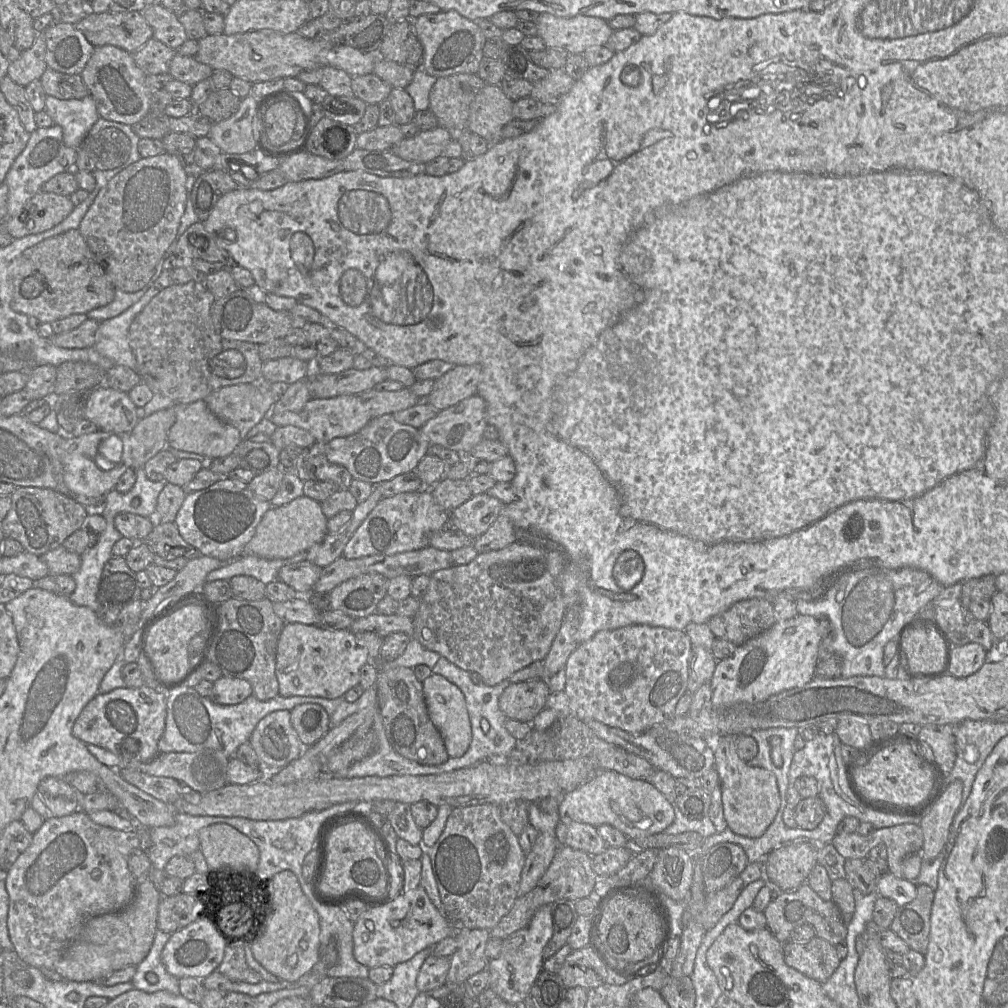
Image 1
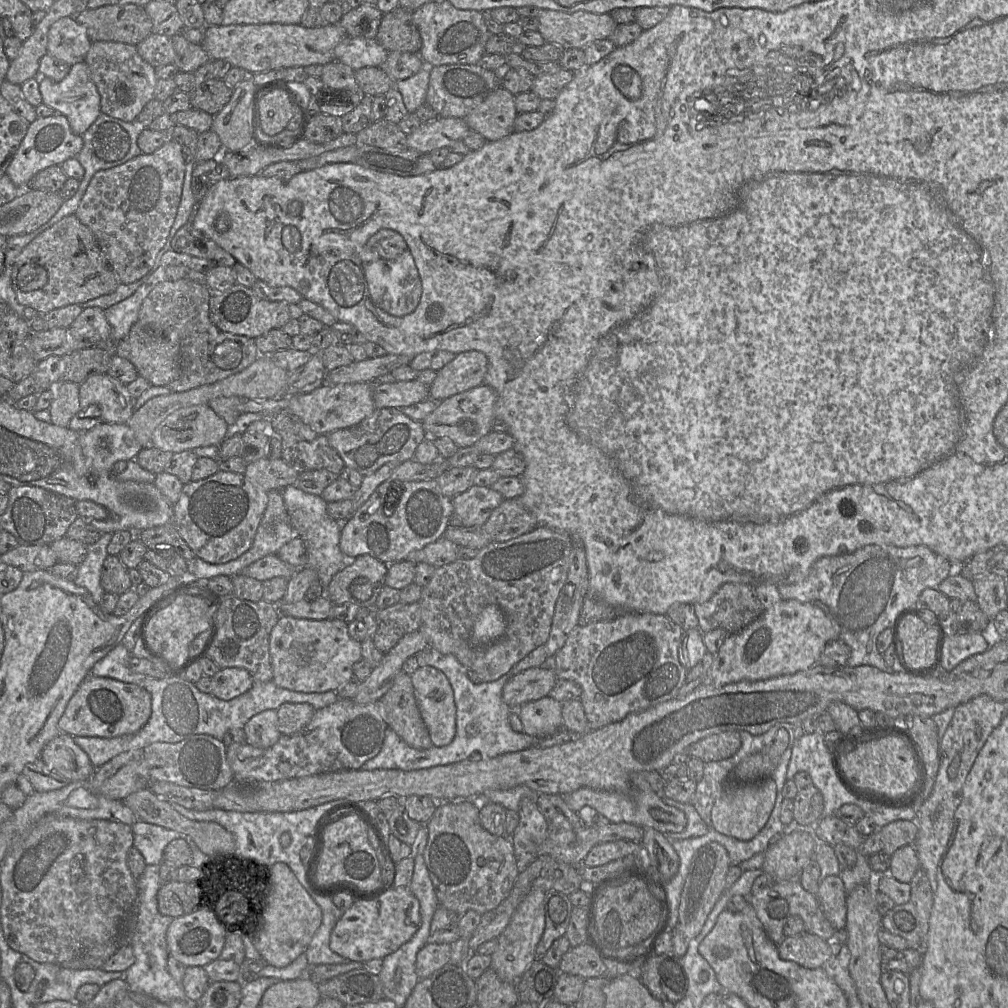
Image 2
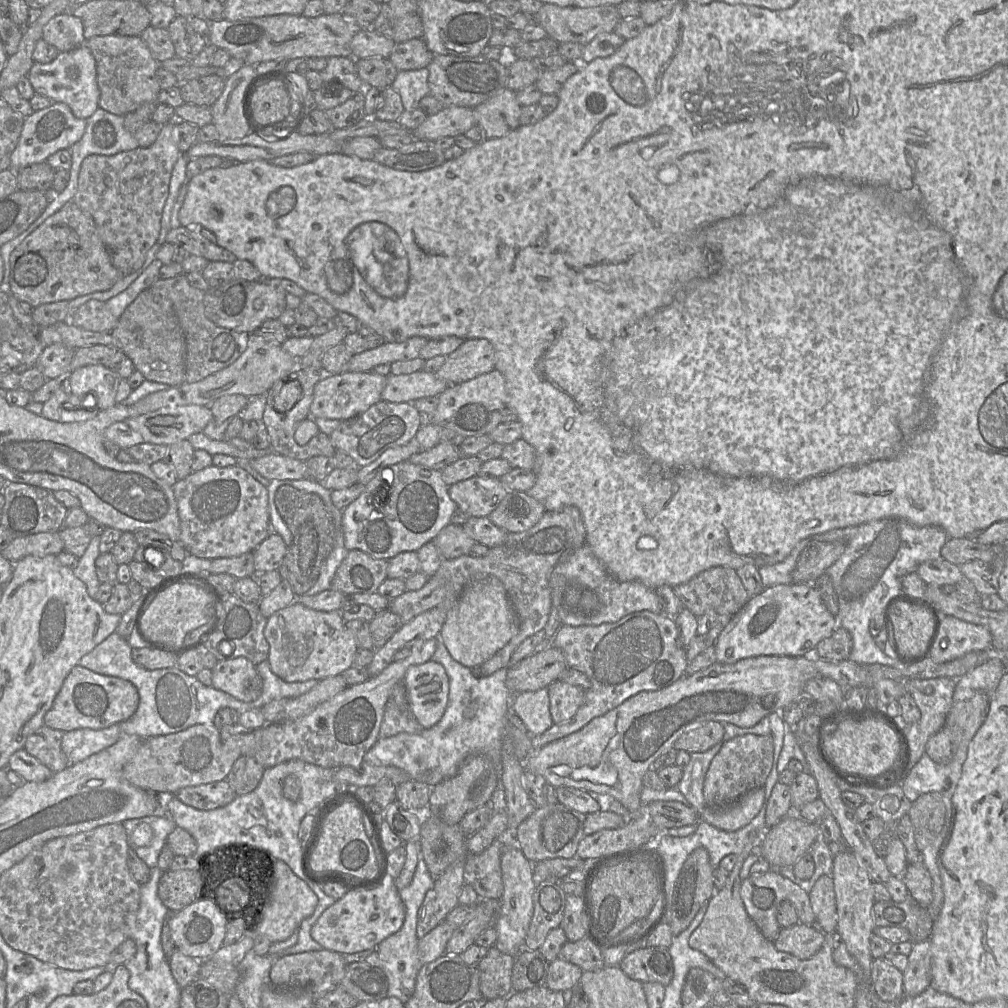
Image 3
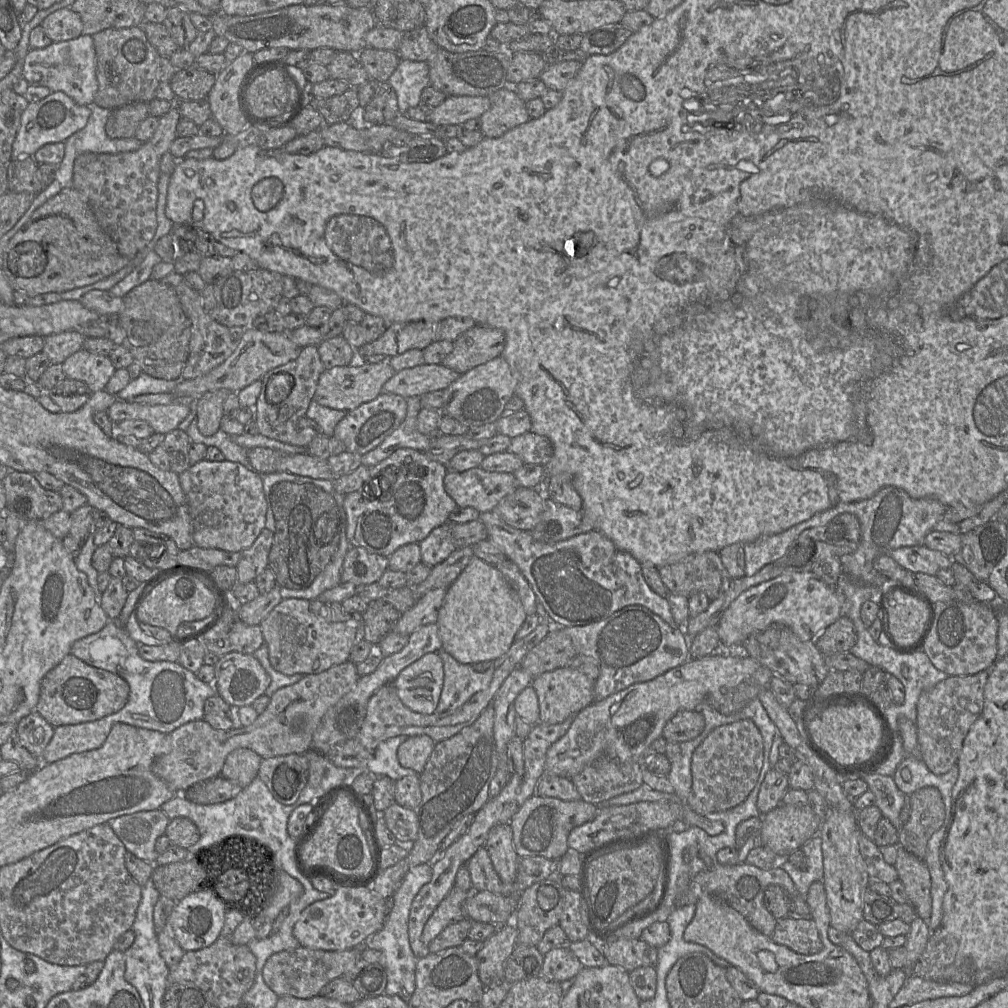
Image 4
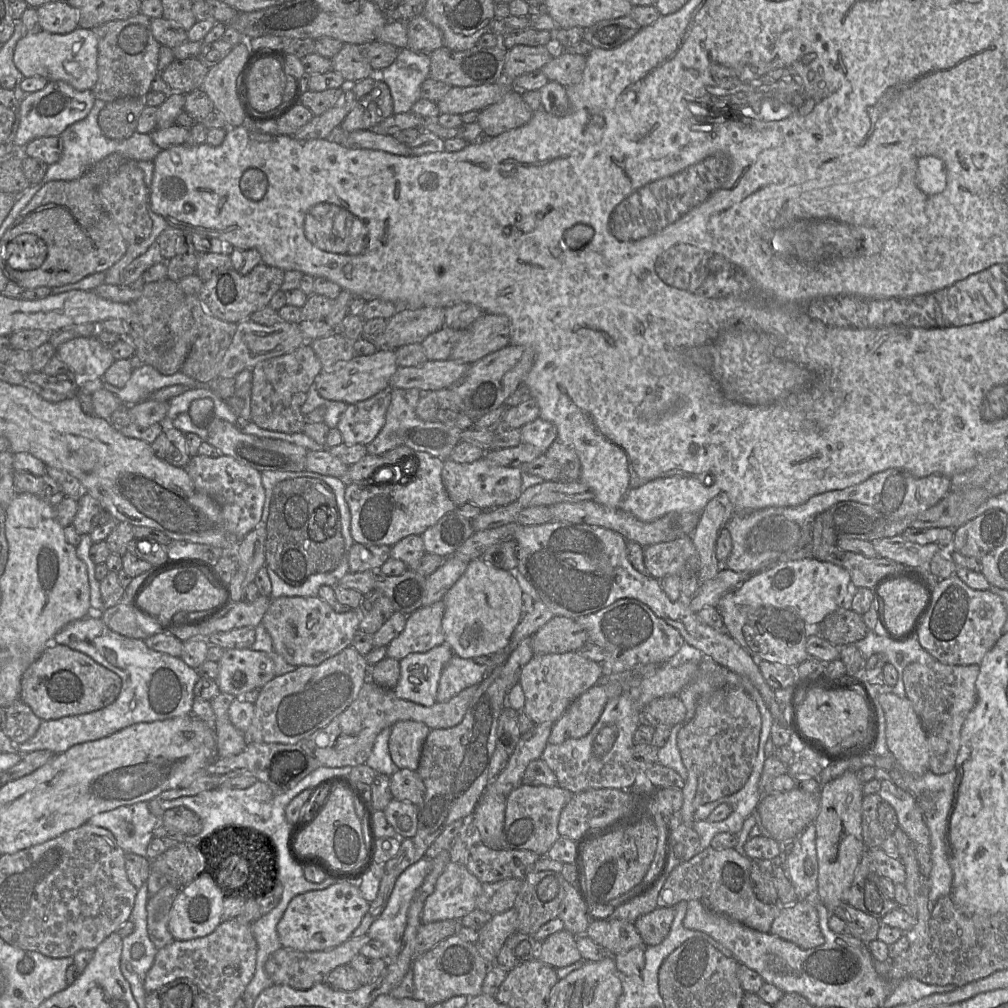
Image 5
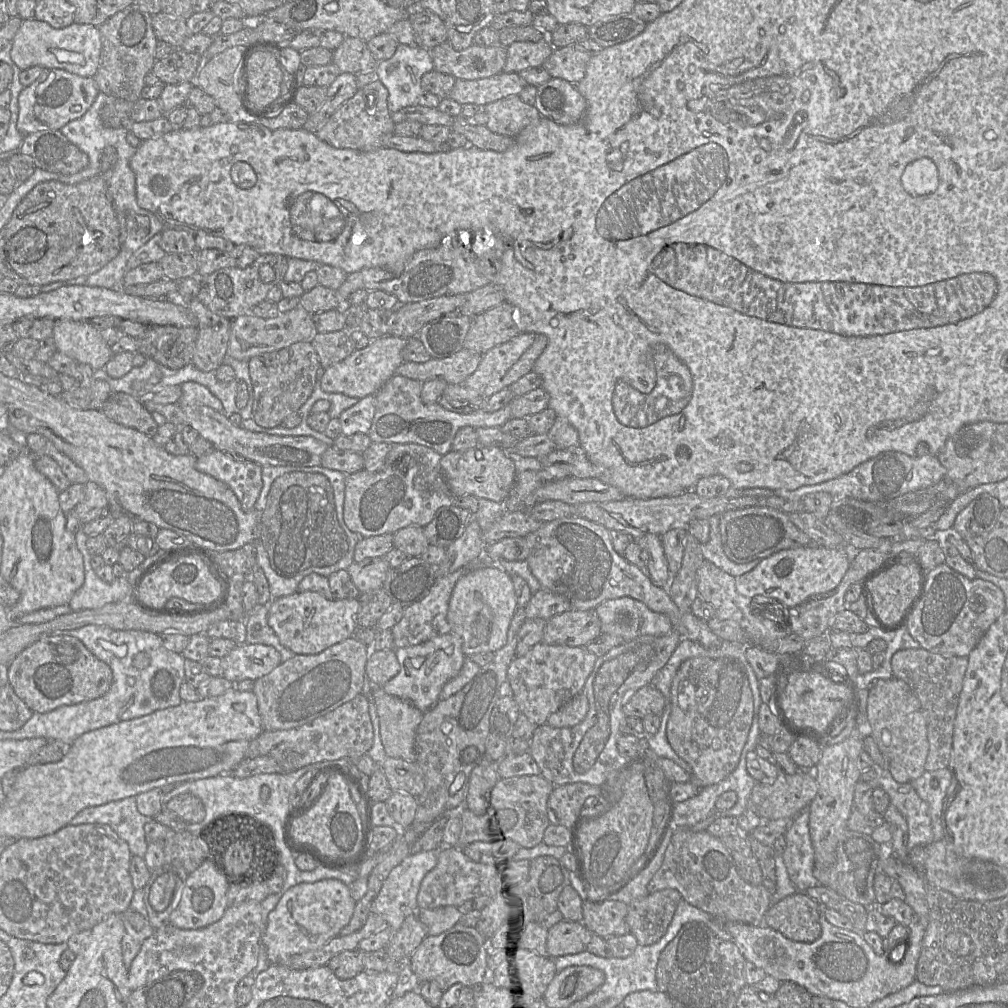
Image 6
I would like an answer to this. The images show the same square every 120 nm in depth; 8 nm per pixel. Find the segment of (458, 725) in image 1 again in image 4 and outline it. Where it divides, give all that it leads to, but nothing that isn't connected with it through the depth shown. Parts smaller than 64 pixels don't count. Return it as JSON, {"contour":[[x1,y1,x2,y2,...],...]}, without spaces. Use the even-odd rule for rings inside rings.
{"contour":[[437,652,427,653,404,668,393,682,402,703,421,714,433,714,444,682,443,661]]}

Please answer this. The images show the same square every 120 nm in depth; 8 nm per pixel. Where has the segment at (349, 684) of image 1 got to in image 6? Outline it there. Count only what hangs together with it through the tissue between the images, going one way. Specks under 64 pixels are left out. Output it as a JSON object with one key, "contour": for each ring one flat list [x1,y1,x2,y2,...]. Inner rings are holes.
{"contour":[[297,591,272,599,267,621,281,644,295,655,315,655,353,636,359,608,359,599,328,600,317,592]]}

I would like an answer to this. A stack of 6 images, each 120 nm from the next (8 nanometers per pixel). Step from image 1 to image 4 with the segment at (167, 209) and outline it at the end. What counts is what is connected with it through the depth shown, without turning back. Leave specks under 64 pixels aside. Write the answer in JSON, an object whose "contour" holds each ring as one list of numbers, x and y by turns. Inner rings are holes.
{"contour":[[176,106,160,117,152,138,130,152,79,155,74,162,73,187,84,197,102,229,117,246,119,253,131,260,155,236,160,161,177,136,181,115]]}

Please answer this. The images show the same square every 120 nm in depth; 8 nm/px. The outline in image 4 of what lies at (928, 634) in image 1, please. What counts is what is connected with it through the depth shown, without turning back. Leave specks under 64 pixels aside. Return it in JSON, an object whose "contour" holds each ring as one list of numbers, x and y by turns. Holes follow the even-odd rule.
{"contour":[[894,591,888,596,885,609,889,629,886,636,903,652,917,649,929,623,926,605,910,595]]}

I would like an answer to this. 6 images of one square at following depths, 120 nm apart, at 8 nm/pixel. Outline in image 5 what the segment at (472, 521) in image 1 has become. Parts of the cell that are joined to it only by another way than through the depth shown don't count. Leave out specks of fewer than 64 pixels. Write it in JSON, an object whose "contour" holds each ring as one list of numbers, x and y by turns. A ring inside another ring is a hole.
{"contour":[[483,457,471,463,457,463,451,459,443,461,442,482,456,506,471,503,482,511,491,510,516,501,524,489,520,467,494,465]]}

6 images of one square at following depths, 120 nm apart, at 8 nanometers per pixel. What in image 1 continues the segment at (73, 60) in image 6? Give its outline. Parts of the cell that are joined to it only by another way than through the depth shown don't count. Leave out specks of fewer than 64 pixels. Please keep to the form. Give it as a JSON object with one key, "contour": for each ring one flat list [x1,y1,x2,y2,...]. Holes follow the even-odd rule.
{"contour":[[46,95,45,110,63,130,66,146,78,149,93,125,100,118,91,95,82,99,58,99]]}

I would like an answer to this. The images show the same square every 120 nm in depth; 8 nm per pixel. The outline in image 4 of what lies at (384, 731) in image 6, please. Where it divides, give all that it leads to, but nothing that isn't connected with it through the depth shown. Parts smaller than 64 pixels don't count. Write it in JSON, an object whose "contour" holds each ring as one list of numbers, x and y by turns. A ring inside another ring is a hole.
{"contour":[[427,735,407,737,397,750,400,765,420,774,434,749,434,745,435,742]]}

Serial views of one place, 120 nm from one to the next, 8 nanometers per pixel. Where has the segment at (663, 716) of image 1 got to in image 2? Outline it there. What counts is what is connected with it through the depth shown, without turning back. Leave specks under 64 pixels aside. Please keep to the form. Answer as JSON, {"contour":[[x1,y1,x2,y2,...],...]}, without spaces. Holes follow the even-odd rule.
{"contour":[[622,613,607,621,581,624,569,634,563,647,553,656,558,679,572,680,581,687,582,703,591,730,619,722,631,713,674,699,686,680,688,669,680,662,684,630,669,617,653,613]]}

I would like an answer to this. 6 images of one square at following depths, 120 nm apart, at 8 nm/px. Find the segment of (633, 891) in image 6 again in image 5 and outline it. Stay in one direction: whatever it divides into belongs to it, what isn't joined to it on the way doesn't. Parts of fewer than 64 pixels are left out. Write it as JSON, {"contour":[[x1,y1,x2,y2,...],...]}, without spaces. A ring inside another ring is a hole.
{"contour":[[664,873,652,886,627,903,617,907,607,919,624,920,634,923,639,917,655,910,658,894,669,873]]}

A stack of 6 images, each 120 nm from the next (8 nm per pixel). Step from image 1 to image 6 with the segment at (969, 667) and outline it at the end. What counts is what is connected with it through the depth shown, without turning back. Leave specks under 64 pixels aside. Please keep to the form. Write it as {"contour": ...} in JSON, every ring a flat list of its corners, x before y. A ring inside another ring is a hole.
{"contour":[[944,563,928,571,923,597,908,619,907,627,928,651,968,657,1005,611,1005,596,1000,587,981,578,969,579]]}

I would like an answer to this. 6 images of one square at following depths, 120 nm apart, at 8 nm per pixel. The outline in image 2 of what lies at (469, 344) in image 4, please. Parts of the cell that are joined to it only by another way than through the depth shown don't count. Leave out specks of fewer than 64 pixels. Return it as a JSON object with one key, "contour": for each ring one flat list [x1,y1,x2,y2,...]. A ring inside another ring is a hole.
{"contour":[[477,350,456,354,455,358,437,372,430,386,429,397,437,402,465,392,485,382,487,356]]}

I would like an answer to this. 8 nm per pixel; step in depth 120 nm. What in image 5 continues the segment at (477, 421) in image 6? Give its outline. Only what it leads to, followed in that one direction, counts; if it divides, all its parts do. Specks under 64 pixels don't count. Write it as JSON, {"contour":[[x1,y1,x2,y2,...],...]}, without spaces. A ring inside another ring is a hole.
{"contour":[[391,389,391,402,386,412,385,424,376,438,366,446,367,454,383,455,389,450,405,445,415,451,427,452,441,460,449,458,453,448,460,441,462,429,446,425,438,420,424,421,416,415,420,390]]}

